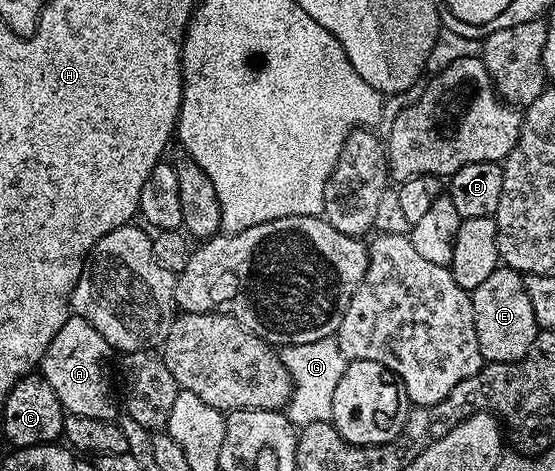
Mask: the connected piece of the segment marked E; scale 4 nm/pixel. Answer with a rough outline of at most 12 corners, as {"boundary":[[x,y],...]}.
{"boundary":[[500,265],[470,294],[482,357],[526,358],[538,328],[524,276]]}

